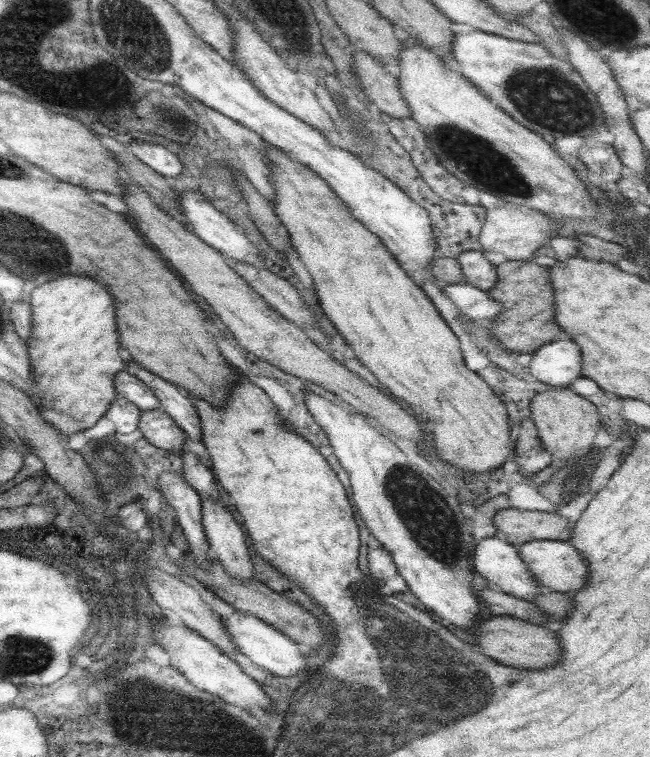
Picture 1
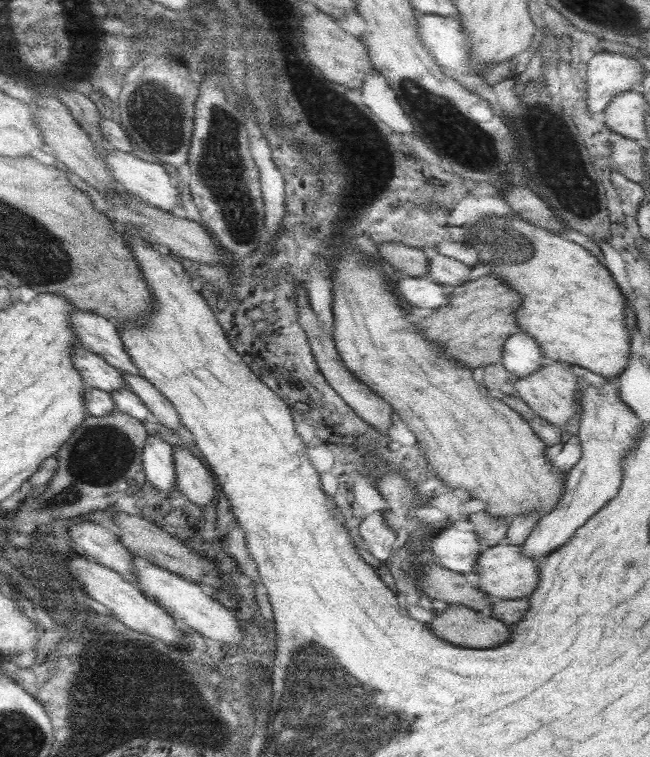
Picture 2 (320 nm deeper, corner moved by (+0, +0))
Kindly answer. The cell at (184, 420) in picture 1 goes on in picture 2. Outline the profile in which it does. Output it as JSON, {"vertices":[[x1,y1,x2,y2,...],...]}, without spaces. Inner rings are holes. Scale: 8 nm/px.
{"vertices":[[73,310,70,315,71,331,79,346,100,356,121,374,141,377,129,360,123,343,119,339,115,321,105,320,89,311]]}

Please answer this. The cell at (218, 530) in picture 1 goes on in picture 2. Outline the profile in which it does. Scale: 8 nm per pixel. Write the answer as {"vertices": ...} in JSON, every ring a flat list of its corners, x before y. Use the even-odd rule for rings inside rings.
{"vertices":[[173,446,172,455,175,490,203,510,217,495,212,473,188,449]]}

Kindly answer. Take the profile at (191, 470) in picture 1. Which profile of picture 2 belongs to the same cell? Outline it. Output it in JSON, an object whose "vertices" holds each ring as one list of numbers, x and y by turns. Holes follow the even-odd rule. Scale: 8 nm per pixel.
{"vertices":[[122,374,122,379,128,392,135,394,150,414,153,421,177,430,178,416,173,406,156,390,152,384,149,384,143,377]]}

